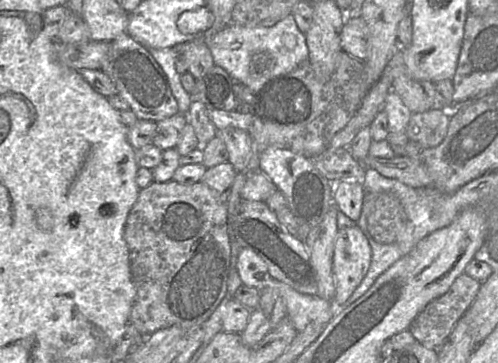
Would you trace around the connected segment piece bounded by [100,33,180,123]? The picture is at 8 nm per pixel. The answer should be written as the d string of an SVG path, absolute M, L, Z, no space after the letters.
M121 34L110 42L110 49L100 71L110 77L116 86L117 96L129 105L130 111L138 119L146 119L157 123L180 112L178 104L172 95L168 79L159 63L145 47L134 41L128 34Z

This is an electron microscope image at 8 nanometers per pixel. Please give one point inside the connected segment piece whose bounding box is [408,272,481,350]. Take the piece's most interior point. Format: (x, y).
(432, 326)

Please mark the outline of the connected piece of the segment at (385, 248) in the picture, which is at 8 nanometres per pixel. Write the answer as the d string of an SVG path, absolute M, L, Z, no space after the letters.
M363 206L360 217L357 219L357 225L371 247L371 262L361 283L349 297L347 305L360 298L372 286L374 281L402 256L402 251L397 244L381 244L372 237L368 230L367 213L364 213Z

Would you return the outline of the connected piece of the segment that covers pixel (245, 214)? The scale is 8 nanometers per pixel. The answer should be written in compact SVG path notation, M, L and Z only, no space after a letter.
M242 198L239 212L228 216L227 228L231 242L240 248L252 249L264 260L272 279L288 285L301 294L319 297L318 279L305 242L289 232L265 202Z

